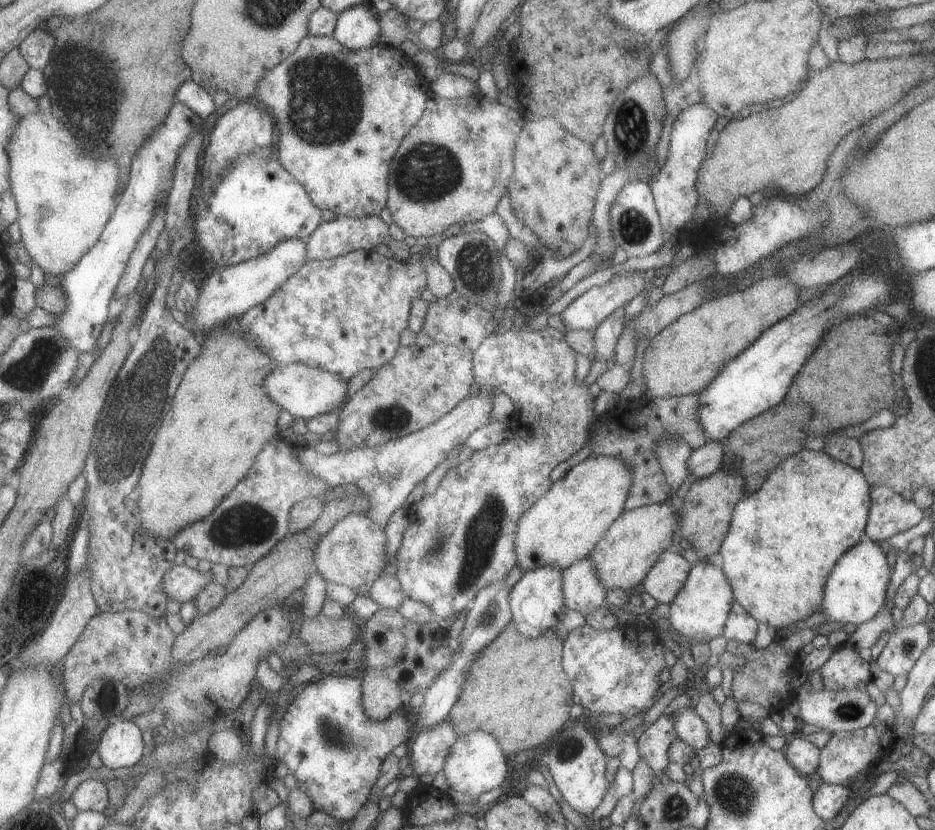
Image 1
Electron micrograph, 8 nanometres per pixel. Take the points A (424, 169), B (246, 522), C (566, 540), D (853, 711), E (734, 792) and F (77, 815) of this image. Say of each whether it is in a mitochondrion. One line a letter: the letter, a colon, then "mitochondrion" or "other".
A: mitochondrion
B: mitochondrion
C: other
D: mitochondrion
E: mitochondrion
F: other

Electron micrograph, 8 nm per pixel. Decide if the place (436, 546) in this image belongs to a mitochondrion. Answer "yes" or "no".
yes

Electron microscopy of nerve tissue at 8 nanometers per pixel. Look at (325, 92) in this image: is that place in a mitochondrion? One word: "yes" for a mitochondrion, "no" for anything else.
yes

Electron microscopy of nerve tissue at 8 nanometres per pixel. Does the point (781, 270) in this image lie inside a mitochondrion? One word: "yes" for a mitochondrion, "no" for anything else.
no

